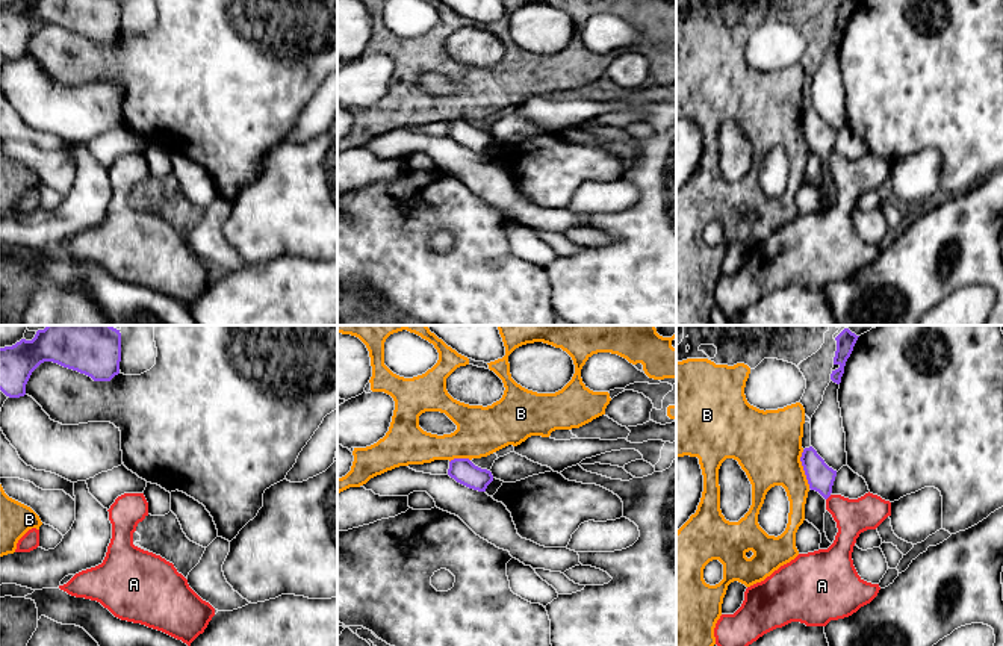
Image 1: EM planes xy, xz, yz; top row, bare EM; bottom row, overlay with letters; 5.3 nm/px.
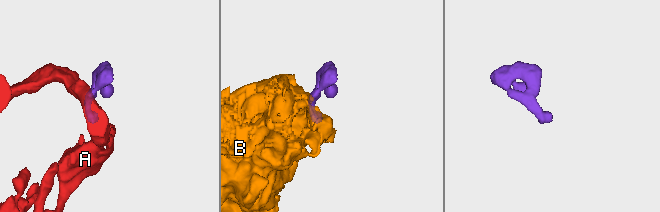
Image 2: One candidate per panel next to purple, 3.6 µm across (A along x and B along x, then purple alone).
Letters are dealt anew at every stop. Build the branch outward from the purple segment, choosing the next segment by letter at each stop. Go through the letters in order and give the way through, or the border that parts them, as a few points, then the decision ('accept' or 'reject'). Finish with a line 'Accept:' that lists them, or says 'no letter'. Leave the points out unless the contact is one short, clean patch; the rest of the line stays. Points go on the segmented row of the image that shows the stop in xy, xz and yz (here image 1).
A: border along yz (831, 495), (826, 500); reject
B: reject
Accept: no letter

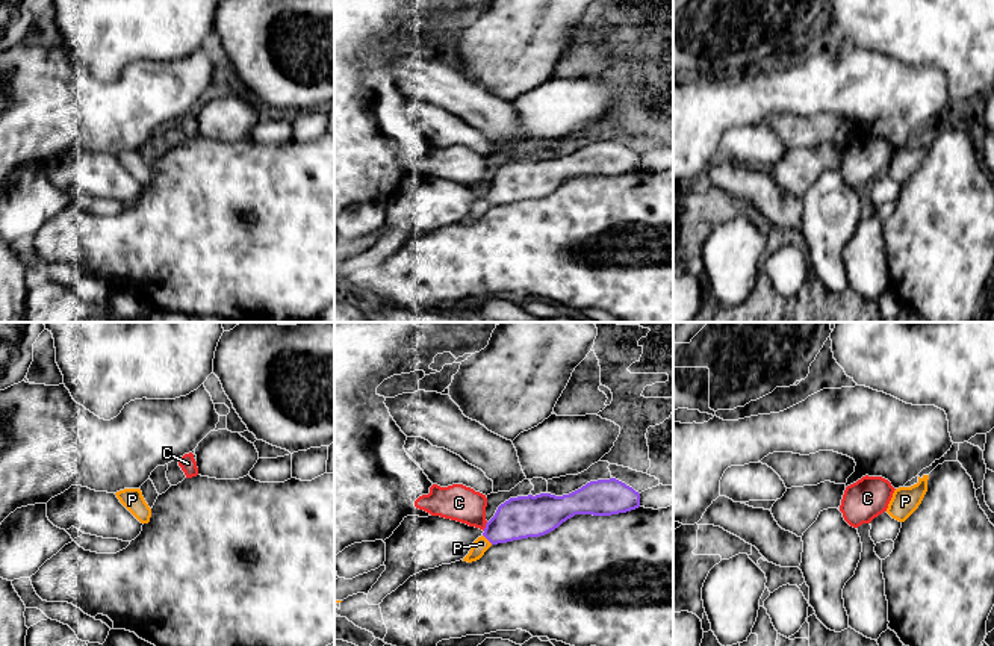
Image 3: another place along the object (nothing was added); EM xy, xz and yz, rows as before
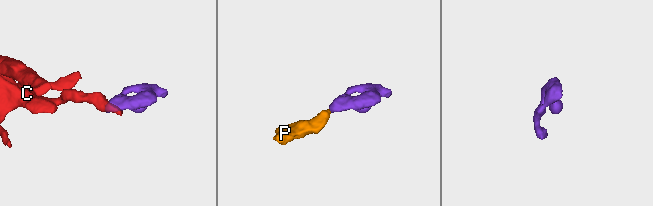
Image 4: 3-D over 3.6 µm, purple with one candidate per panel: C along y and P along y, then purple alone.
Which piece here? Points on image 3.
C: border along xz (487, 522), (483, 530); reject
P: runs through xz (519, 518), (487, 539), (481, 543); accept
Accept: P

